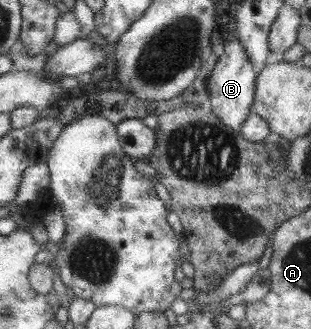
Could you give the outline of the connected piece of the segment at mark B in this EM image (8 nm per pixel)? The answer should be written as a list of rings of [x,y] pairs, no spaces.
[[[229,33],[224,38],[224,53],[211,73],[208,89],[214,114],[221,118],[222,123],[231,126],[235,131],[241,131],[245,120],[251,116],[256,97],[257,77],[258,74],[255,73],[245,45],[238,35]]]

